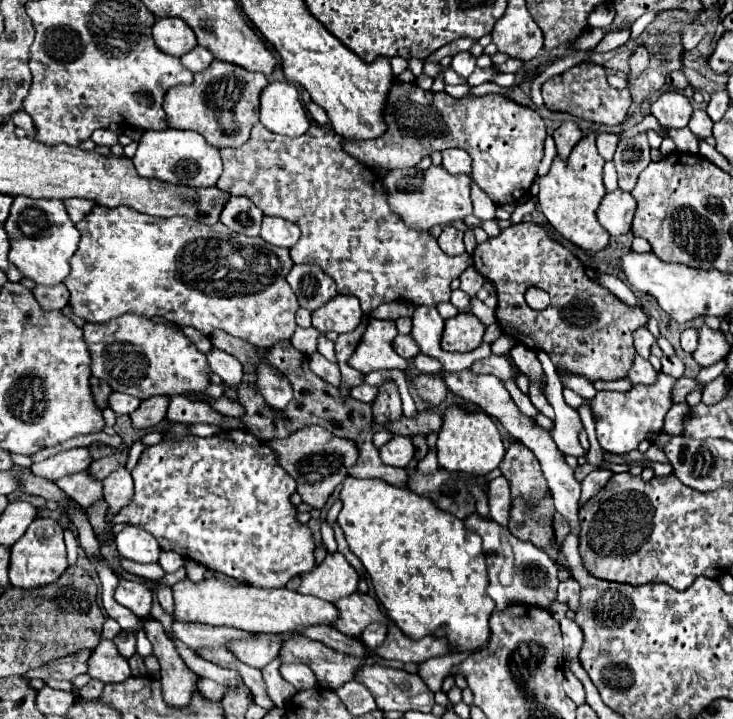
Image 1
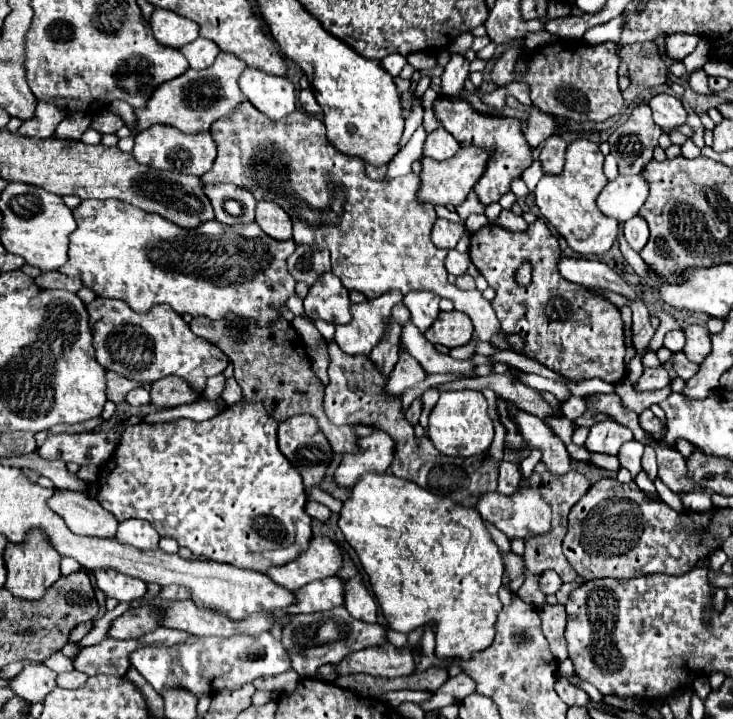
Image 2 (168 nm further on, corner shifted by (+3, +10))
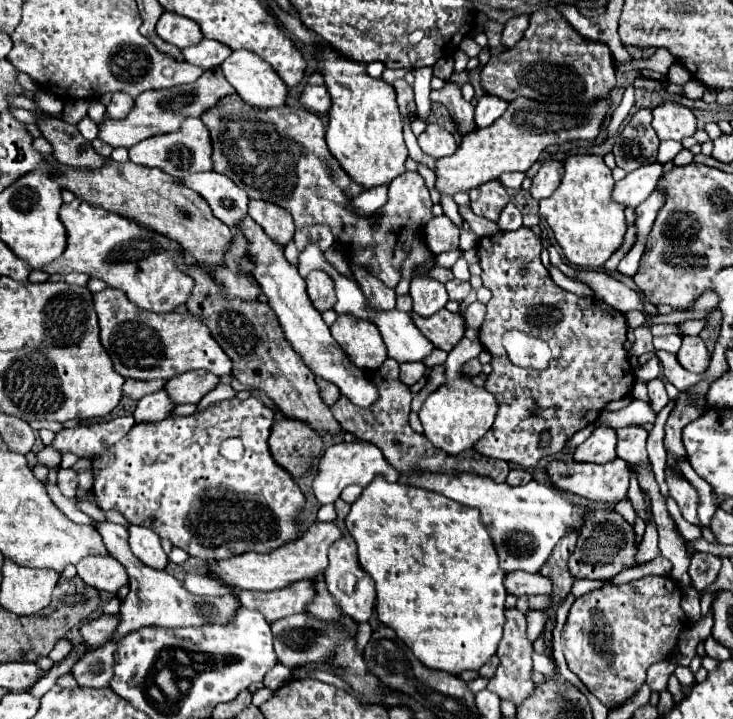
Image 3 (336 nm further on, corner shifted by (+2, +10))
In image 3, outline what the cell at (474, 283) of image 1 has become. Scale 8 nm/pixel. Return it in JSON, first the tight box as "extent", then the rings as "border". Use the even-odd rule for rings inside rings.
{"extent":[445,280,471,302],"border":[[[449,280],[445,284],[445,288],[447,288],[447,294],[449,294],[449,300],[457,300],[457,302],[467,298],[469,292],[471,292],[471,284],[469,282],[461,282],[461,280]]]}

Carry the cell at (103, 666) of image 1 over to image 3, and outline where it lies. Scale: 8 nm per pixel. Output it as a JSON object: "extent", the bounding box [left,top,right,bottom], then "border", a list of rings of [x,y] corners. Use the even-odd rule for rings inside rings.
{"extent":[71,638,121,688],"border":[[[115,638],[107,644],[103,644],[97,650],[89,650],[83,654],[83,658],[73,666],[71,674],[79,682],[79,686],[87,688],[103,688],[113,678],[113,656],[119,648],[121,638]]]}

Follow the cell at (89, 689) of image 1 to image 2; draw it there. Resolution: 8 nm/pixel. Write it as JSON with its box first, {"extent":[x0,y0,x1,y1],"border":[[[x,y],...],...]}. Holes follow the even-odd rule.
{"extent":[58,670,88,688],"border":[[[78,670],[58,674],[58,686],[60,688],[78,688],[78,686],[84,686],[86,680],[88,680],[88,676],[82,674],[82,672],[78,672]]]}

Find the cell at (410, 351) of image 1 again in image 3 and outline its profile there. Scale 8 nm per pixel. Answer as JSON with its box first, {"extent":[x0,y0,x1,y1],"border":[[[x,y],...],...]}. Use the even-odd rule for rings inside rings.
{"extent":[401,362,427,386],"border":[[[409,362],[409,364],[401,364],[401,380],[407,386],[413,386],[423,374],[427,372],[423,362]]]}

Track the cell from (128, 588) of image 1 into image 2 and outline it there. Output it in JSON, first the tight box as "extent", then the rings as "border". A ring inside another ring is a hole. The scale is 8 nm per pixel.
{"extent":[92,568,146,600],"border":[[[112,568],[92,570],[98,588],[116,600],[138,600],[146,594],[146,584],[140,578],[116,572]]]}

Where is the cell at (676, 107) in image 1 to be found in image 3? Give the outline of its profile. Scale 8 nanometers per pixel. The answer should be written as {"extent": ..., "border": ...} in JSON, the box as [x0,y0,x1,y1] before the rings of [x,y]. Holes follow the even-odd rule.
{"extent":[653,102,697,140],"border":[[[663,102],[653,108],[653,130],[661,140],[683,140],[697,130],[697,120],[687,106]]]}

